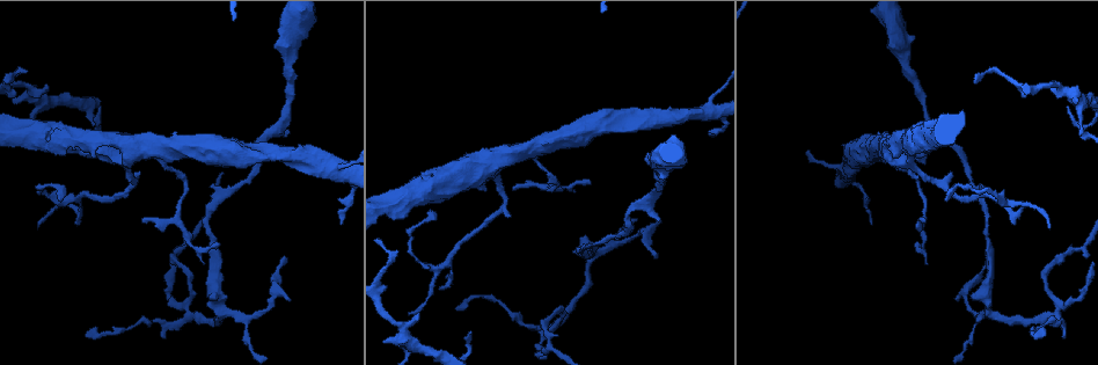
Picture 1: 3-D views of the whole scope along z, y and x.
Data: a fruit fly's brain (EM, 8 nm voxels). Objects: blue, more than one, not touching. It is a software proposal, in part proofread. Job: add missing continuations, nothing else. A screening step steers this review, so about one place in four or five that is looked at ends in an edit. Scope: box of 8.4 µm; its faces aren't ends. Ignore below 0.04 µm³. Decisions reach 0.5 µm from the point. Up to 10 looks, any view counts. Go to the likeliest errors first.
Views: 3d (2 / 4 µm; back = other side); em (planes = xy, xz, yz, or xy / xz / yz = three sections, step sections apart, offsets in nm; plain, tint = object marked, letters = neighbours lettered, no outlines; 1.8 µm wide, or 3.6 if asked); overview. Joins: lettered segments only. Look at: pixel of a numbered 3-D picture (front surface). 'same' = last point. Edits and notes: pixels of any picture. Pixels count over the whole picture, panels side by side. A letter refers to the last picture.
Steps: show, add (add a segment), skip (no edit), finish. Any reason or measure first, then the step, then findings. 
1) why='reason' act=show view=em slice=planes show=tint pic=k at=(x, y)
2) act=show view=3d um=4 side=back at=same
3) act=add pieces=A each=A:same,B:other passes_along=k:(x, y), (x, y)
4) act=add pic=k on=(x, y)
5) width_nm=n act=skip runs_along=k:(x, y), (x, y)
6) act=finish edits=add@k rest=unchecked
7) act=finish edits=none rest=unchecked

why='an open end' act=show view=em slice=planes show=letters pic=1 at=(1051, 91)

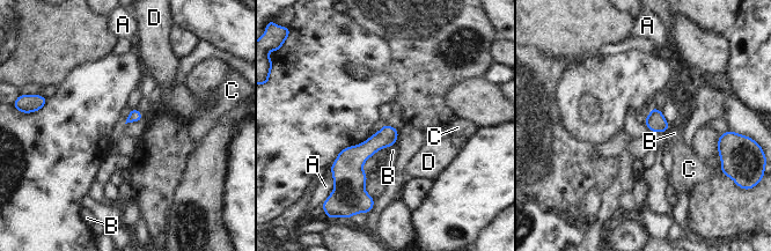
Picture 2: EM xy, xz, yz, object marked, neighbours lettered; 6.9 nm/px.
act=skip each=A:other,B:other,C:other,D:other border=2:(396, 142), (389, 147) found='none of them fits'

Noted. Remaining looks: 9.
why='tapers out' act=show view=em um=3.6 slice=planes show=letters pic=1 at=(870, 224)

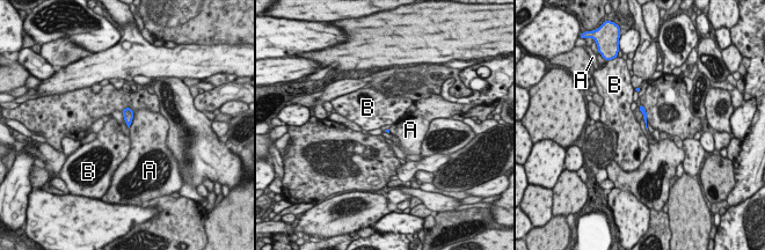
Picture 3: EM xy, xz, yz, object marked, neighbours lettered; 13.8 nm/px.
act=skip each=A:other,B:other found='none of them fits'

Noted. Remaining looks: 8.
why='thin end' act=show view=em slice=planes show=tint pic=1 at=(656, 219)

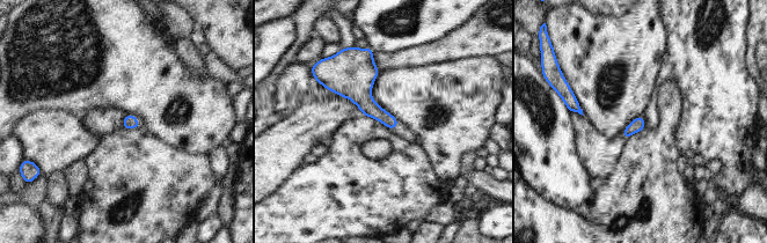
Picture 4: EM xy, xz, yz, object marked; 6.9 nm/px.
why='what lies round it' act=show view=em slice=planes show=letters at=same

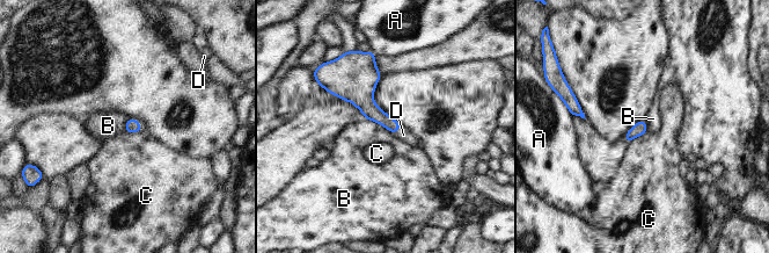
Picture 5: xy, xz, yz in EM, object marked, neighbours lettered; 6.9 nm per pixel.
act=add pieces=D each=A:other,B:other,C:other,D:same passes_along=5:(368, 108), (396, 130), (403, 135) found='the cell continues'

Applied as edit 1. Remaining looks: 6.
why='abrupt turn' act=show view=3d um=4 side=back pic=1 at=(192, 278)

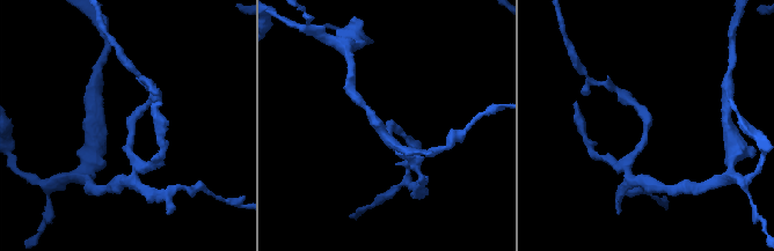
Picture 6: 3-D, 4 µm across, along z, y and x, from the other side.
why='now the EM' act=show view=em slice=planes show=tint pic=6 at=(131, 122)

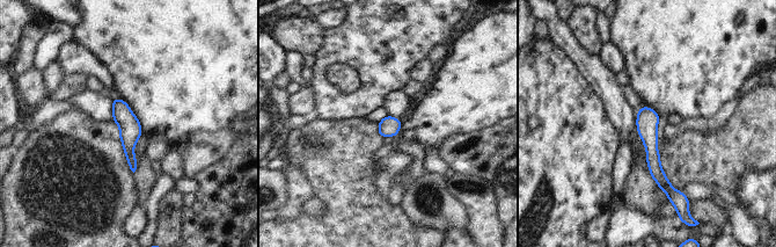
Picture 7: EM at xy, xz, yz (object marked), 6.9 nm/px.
act=show view=em slice=planes show=letters at=same

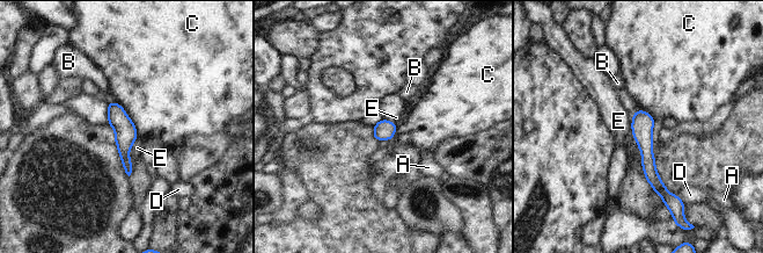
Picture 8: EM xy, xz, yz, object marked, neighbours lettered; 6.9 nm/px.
act=skip each=A:other,B:other,C:other,D:other,E:other runs_along=8:(639, 113), (651, 175), (667, 195) found='none of them fits'

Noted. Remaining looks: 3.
why='tapers out' act=show view=3d um=4 pic=1 at=(142, 220)

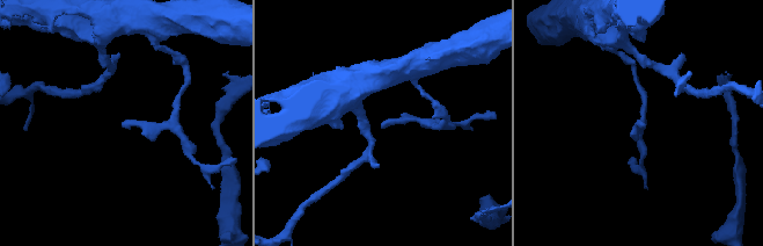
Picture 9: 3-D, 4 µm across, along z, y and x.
act=show view=em slice=xy step=16 show=tint pic=9 at=(124, 125)

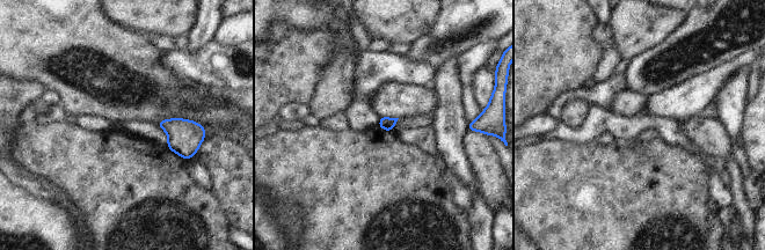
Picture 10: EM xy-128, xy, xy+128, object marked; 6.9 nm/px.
act=show view=em slice=planes show=letters at=same

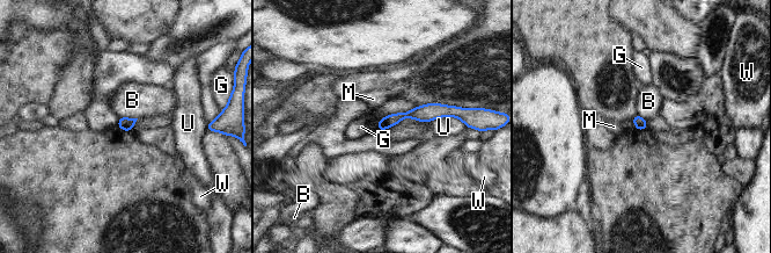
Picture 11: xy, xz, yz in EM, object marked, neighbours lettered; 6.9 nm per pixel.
act=skip each=B:other,G:other,M:other,U:other,W:other border=11:(379, 120), (376, 129) found='no lettered segment goes on from it'

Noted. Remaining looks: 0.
act=finish edits=add@5 rest=unchecked

